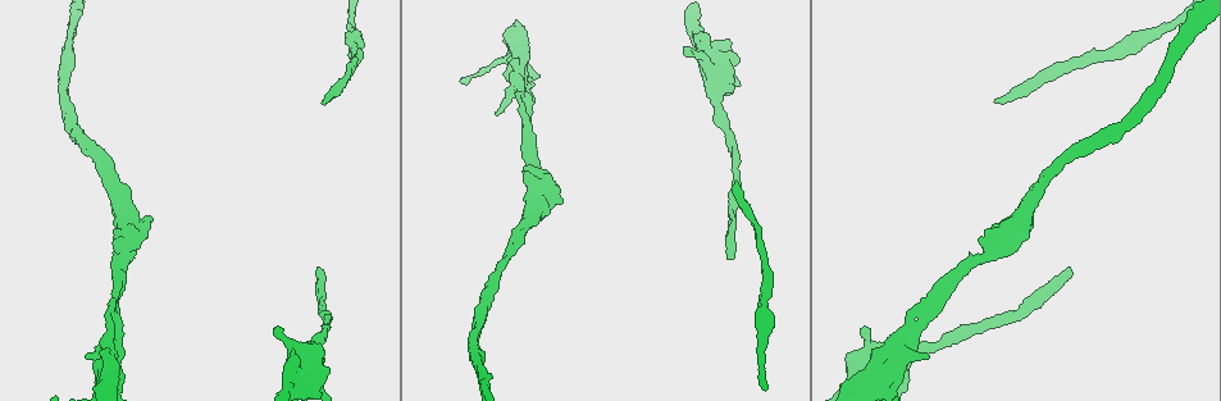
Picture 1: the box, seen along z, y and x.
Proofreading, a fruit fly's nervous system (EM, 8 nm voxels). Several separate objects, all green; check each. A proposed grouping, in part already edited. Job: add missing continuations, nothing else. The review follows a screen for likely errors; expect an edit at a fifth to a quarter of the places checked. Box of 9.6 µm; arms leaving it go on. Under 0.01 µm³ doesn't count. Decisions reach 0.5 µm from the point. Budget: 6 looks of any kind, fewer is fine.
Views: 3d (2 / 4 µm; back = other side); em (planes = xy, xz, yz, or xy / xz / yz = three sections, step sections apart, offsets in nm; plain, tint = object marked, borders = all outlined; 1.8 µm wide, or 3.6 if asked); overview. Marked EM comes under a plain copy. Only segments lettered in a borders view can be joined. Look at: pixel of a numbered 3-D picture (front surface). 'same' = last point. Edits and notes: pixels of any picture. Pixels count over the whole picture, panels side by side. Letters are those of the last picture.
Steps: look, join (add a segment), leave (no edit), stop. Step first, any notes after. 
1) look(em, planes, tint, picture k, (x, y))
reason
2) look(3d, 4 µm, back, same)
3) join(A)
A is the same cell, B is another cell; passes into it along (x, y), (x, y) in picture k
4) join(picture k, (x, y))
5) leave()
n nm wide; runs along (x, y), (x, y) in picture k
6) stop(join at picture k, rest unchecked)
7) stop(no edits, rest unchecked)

look(3d, 4 µm, picture 1, (997, 102))
branch stops here

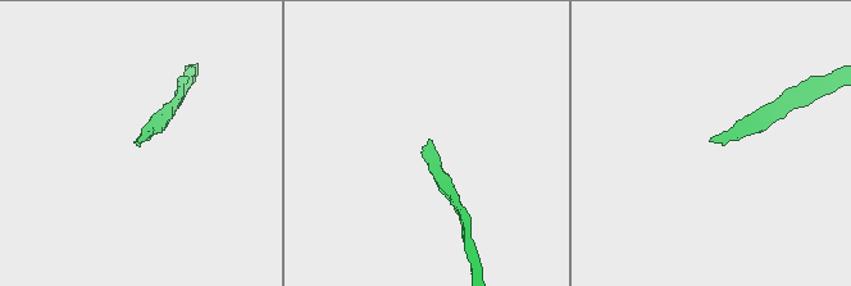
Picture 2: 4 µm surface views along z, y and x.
look(em, planes, tint, picture 2, (140, 141))
now the EM

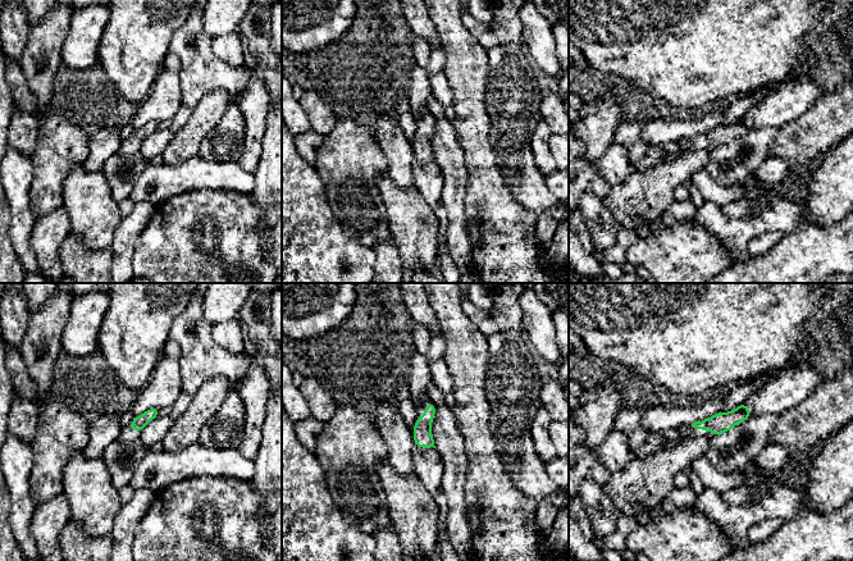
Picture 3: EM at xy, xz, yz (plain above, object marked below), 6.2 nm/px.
look(em, planes, borders, same)

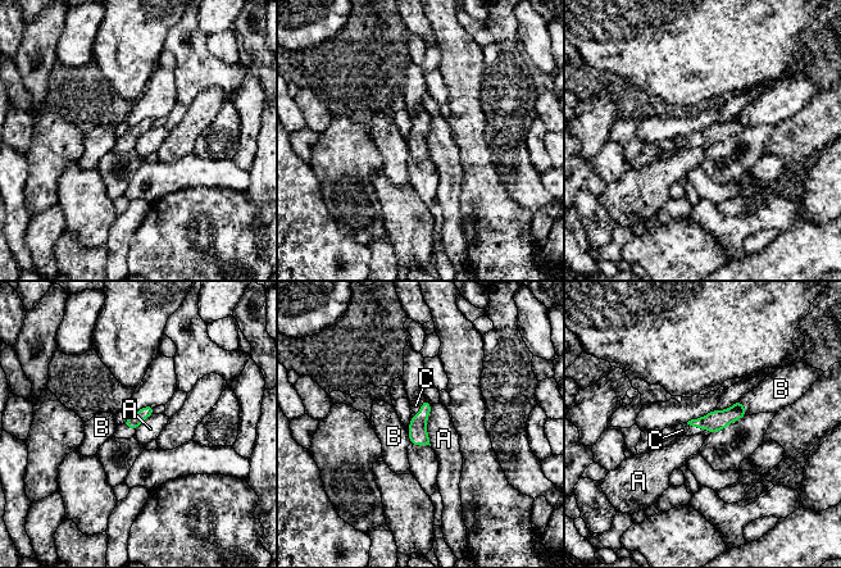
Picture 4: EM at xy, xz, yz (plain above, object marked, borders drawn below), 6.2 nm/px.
join(C)
A touches over 260 nm; C is the same cell, A and B are other cells; the cell continues

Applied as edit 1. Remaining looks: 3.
look(3d, 4 µm, picture 1, (318, 266))
thin end

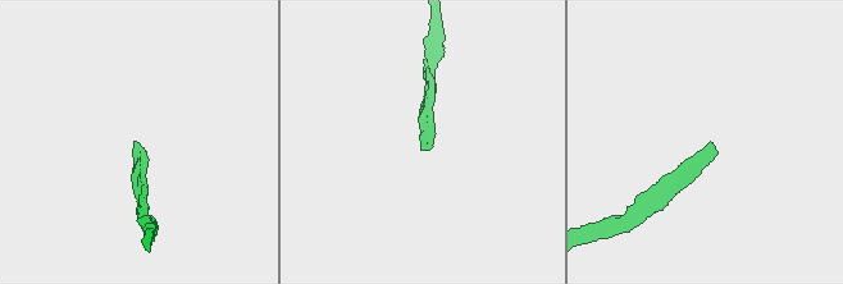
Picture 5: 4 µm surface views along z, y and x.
look(em, xz, step 8, borders, picture 5, (710, 141))
need the tissue

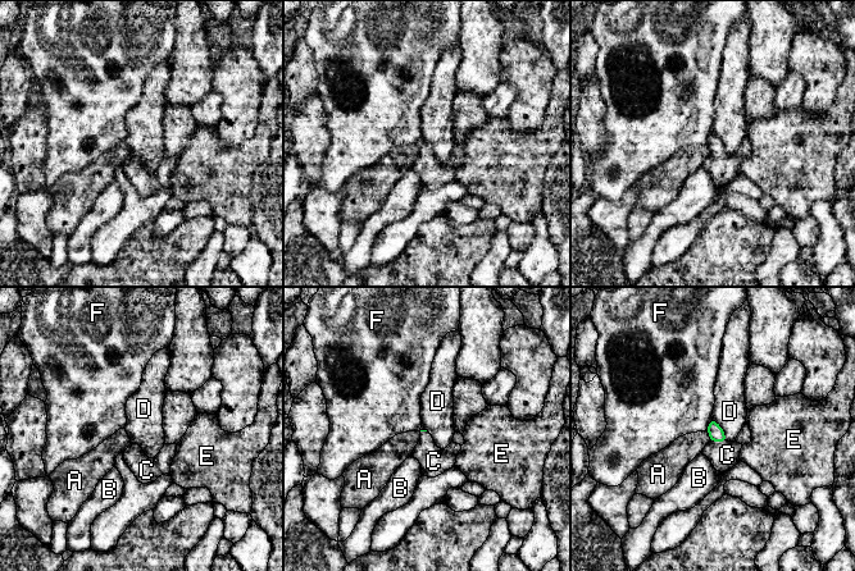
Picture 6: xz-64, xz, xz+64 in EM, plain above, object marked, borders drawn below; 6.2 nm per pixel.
look(em, planes, borders, same)
another direction

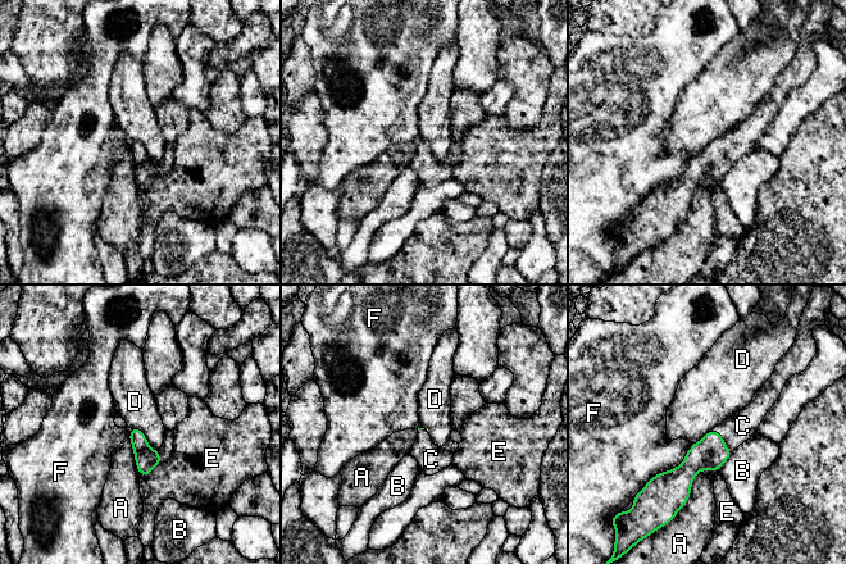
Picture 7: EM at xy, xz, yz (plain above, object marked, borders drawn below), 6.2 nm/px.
join(C)
C is the same cell, A, B, D, E and F are other cells; it goes on there

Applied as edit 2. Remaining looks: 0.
stop(join at picture 4, join at picture 7, rest unchecked)

